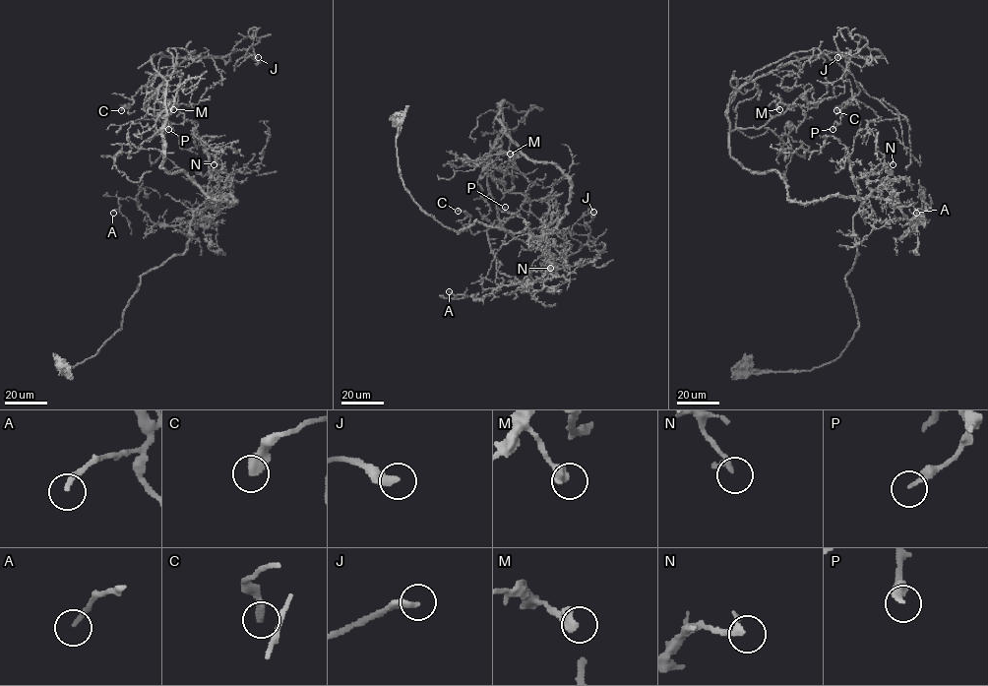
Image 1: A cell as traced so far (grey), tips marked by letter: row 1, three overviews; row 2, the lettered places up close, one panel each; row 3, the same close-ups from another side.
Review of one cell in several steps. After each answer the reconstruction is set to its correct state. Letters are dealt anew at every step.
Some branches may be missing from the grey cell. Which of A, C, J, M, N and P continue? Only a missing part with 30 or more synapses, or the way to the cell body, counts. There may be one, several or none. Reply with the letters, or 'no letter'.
no letter

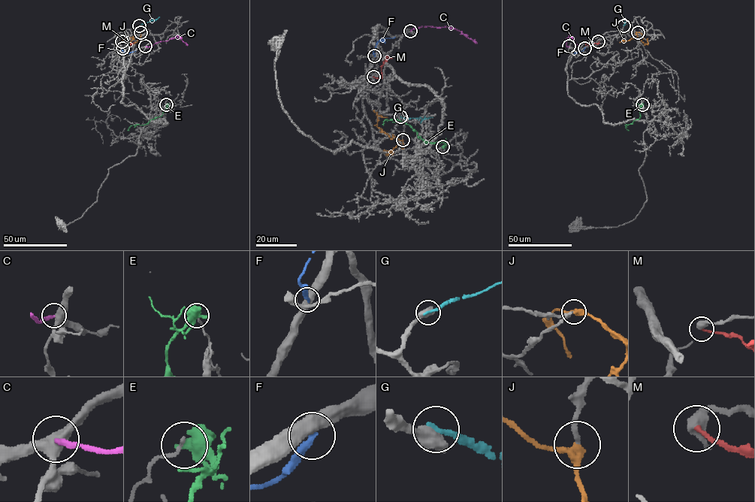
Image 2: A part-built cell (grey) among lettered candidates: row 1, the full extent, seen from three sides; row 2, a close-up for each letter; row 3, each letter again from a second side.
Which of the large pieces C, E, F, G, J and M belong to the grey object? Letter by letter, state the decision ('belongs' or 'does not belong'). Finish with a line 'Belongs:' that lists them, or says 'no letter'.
C: does not belong
E: does not belong
F: does not belong
G: does not belong
J: belongs
M: belongs
Belongs: J, M

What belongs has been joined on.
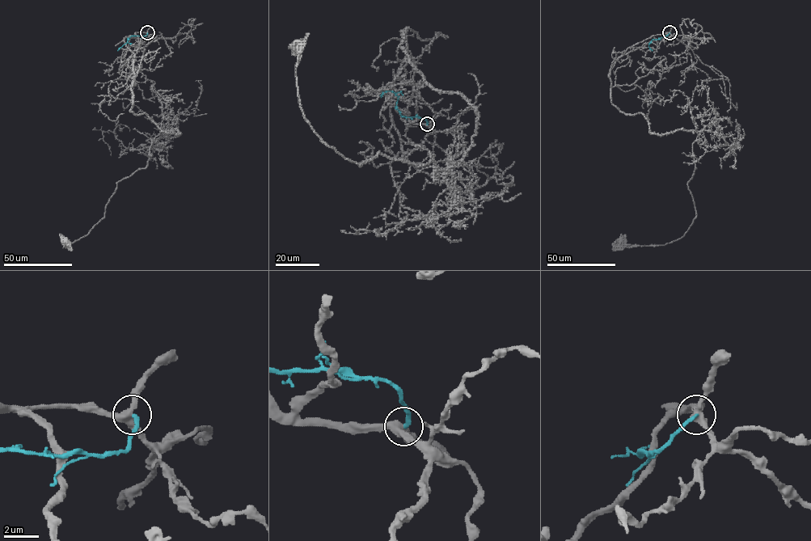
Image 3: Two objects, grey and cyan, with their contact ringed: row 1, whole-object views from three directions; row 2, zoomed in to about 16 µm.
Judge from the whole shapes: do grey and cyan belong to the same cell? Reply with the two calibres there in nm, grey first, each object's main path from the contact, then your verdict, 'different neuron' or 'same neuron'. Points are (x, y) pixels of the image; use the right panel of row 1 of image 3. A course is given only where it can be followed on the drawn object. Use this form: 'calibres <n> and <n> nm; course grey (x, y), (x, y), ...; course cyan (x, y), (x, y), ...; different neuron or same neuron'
calibres 360 and 200 nm; course grey (669, 33), (617, 61), (611, 103), (649, 132), (697, 133), (696, 216), (665, 244), (620, 243); course cyan (669, 33), (652, 40), (648, 46), (651, 51); different neuron

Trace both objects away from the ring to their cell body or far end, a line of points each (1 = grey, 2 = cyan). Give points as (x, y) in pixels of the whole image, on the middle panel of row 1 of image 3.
1: (427, 124), (406, 28), (472, 145), (346, 159), (305, 117), (297, 46)
2: (427, 124), (424, 118), (402, 116), (396, 104), (398, 98), (393, 91), (386, 90), (380, 95)

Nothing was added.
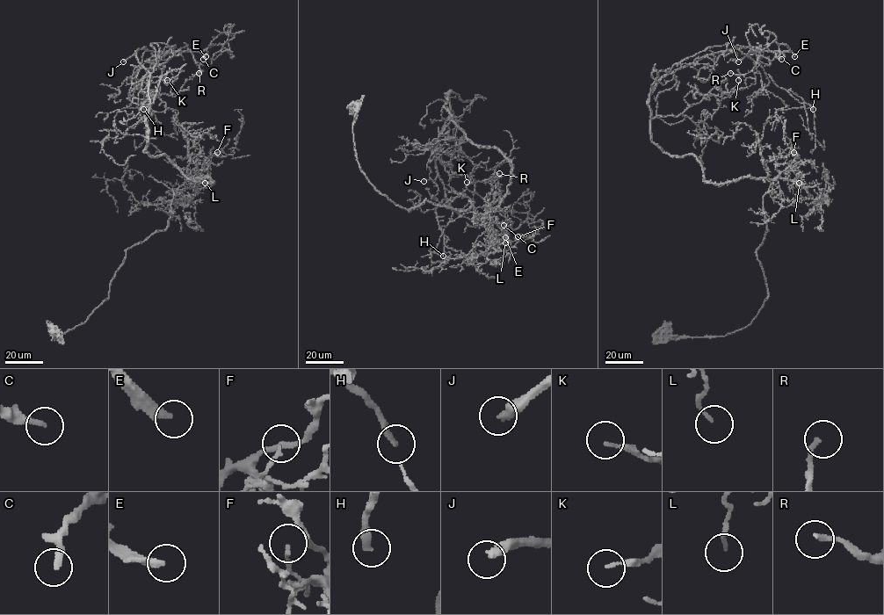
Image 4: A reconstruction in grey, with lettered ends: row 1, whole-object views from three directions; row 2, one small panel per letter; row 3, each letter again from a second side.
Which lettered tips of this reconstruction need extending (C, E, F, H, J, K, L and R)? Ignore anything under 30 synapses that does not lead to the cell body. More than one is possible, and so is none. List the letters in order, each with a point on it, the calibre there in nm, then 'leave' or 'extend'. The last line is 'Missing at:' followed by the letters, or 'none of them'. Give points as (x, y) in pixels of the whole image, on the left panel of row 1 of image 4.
C: place (203, 59); calibre 240 nm; extend
E: place (206, 56); calibre 320 nm; extend
F: place (217, 152); calibre 140 nm; leave
H: place (143, 109); calibre 240 nm; extend
J: place (123, 61); calibre 380 nm; extend
K: place (167, 80); calibre 120 nm; leave
L: place (205, 183); calibre 130 nm; leave
R: place (199, 73); calibre 190 nm; leave
Missing at: C, E, H, J

